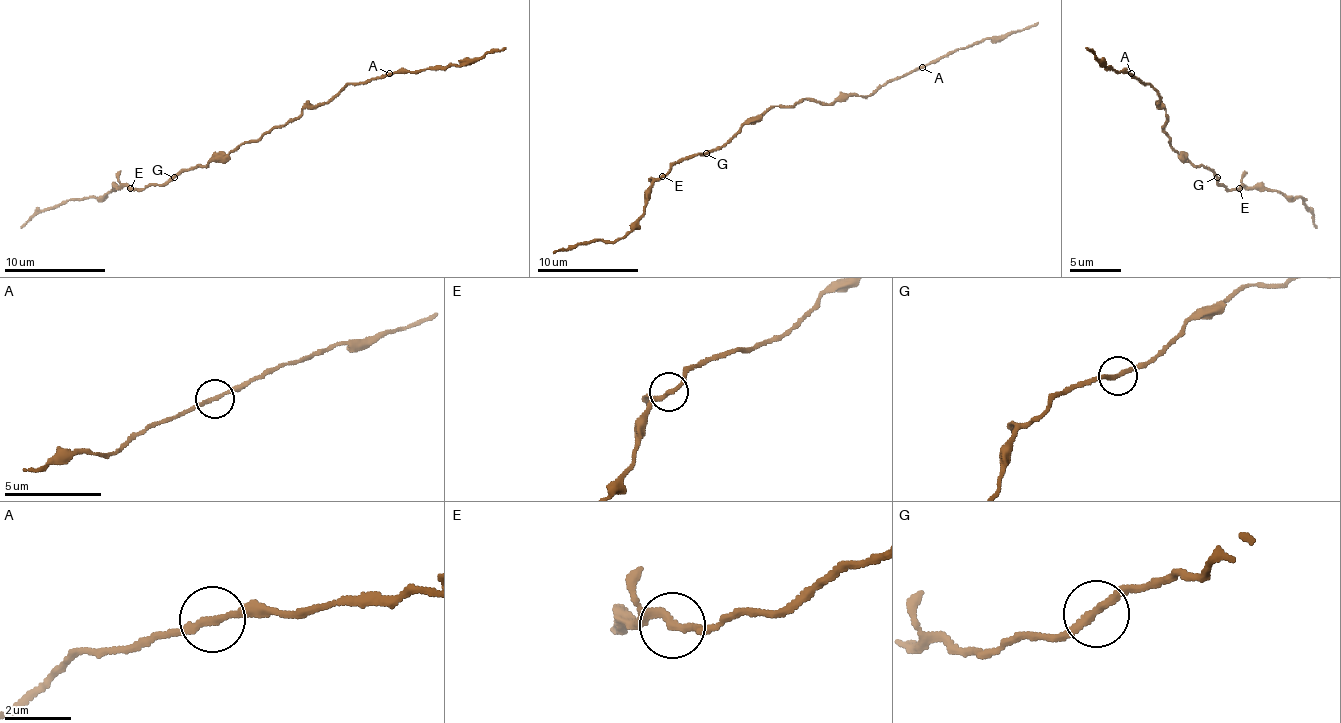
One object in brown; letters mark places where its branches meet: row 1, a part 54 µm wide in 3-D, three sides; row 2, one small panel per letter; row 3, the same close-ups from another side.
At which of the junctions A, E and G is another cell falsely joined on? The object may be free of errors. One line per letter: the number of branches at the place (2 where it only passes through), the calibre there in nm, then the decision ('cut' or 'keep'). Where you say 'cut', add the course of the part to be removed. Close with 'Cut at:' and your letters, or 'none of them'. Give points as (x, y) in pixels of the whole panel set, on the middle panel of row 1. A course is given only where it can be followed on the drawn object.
A: 2 branches meet; 200 nm thick; keep
E: 3 branches meet; 190 nm thick; keep
G: 2 branches meet; 220 nm thick; keep
Cut at: none of them

